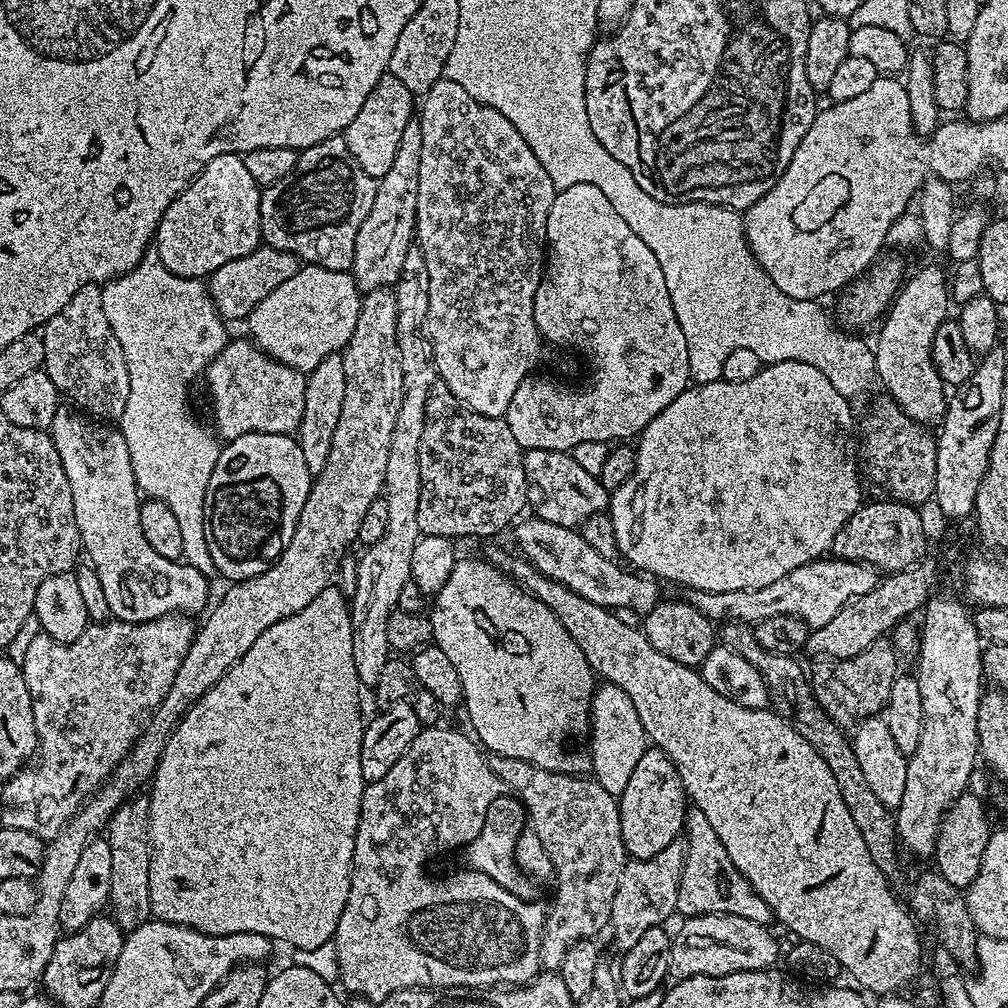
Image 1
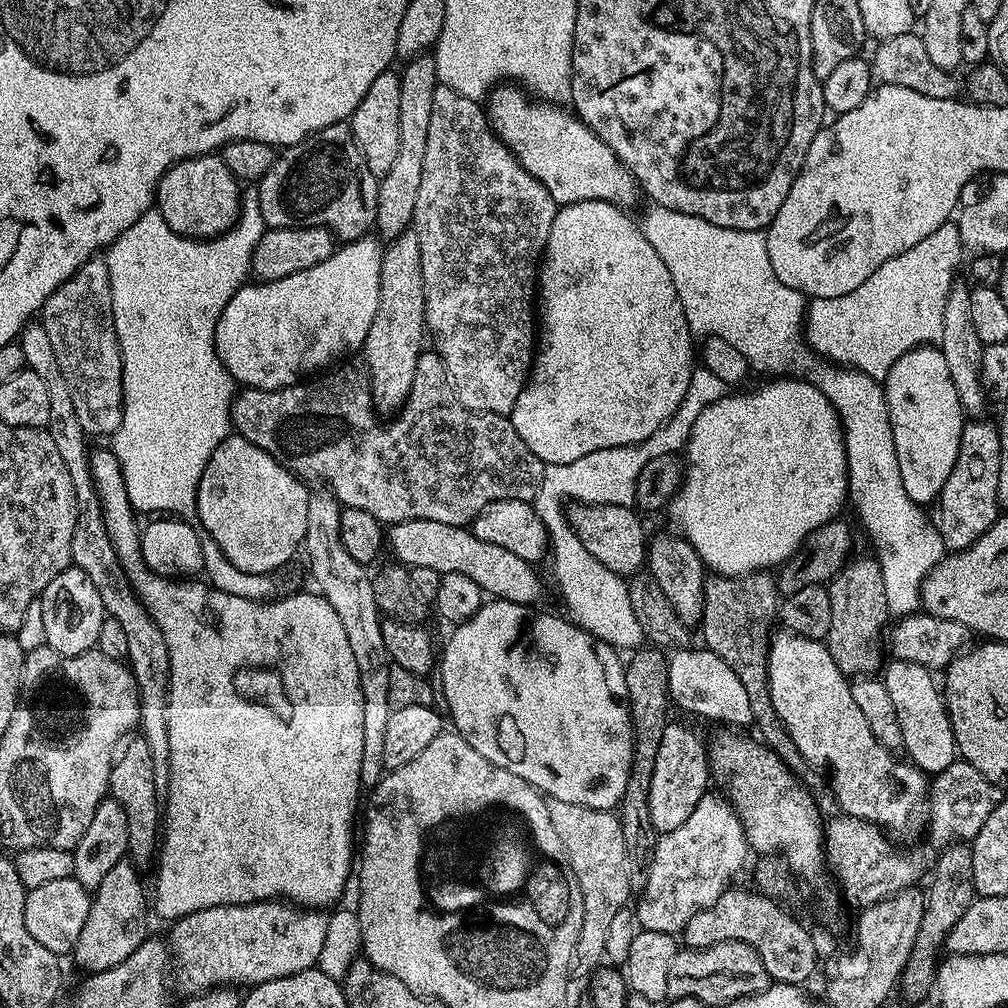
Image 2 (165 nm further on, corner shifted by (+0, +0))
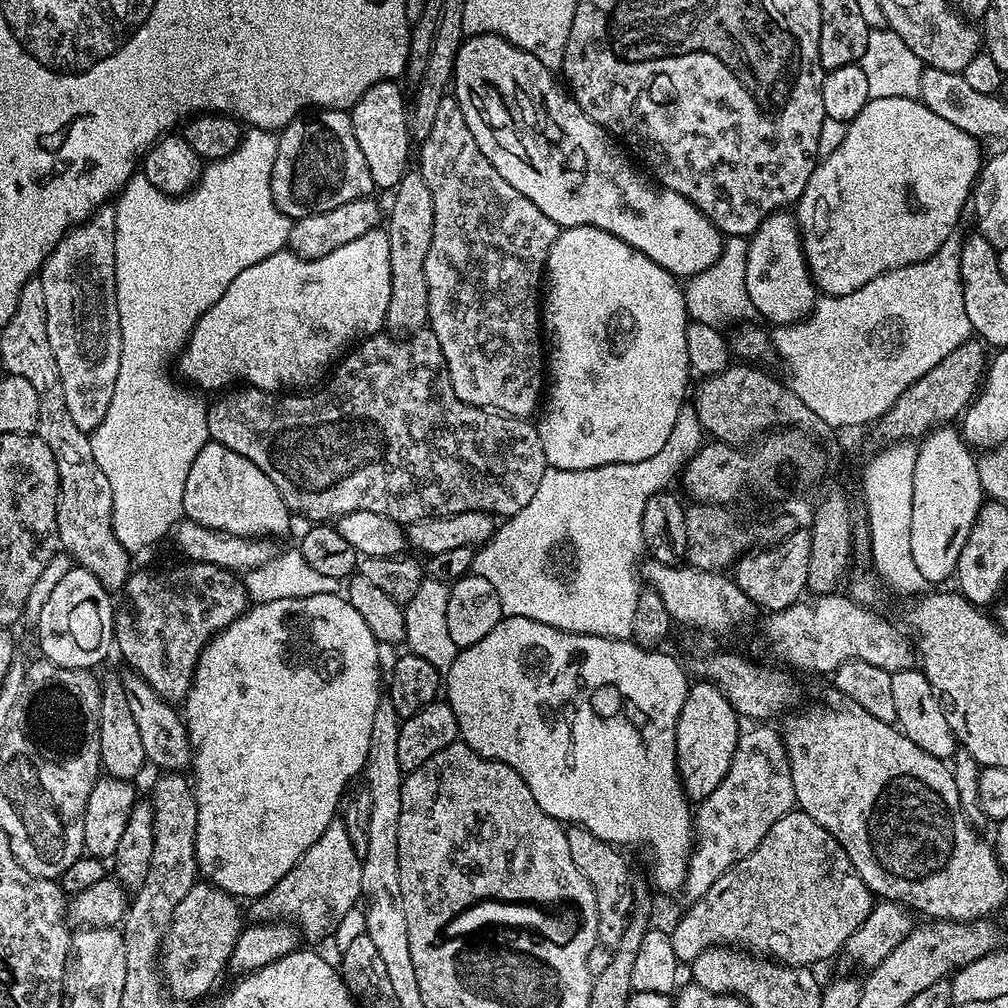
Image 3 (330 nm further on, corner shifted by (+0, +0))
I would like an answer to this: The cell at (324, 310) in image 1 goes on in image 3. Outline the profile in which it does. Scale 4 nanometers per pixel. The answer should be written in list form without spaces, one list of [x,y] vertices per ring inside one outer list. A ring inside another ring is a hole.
[[[383,227],[370,230],[370,234],[362,234],[362,238],[354,238],[354,242],[346,242],[346,246],[341,246],[340,249],[334,250],[334,254],[326,254],[326,258],[304,260],[287,250],[275,252],[270,258],[250,266],[250,270],[242,270],[242,274],[238,274],[238,278],[234,278],[234,282],[230,282],[226,294],[222,294],[222,298],[218,298],[218,302],[214,302],[214,306],[210,306],[210,310],[206,310],[206,314],[202,314],[202,318],[198,318],[194,330],[188,335],[188,343],[184,345],[179,353],[178,364],[180,360],[180,372],[189,380],[189,382],[187,381],[189,385],[197,384],[197,386],[192,386],[197,389],[205,388],[208,392],[213,391],[212,393],[217,390],[227,389],[229,386],[239,385],[241,382],[273,394],[284,394],[289,390],[315,389],[333,371],[337,361],[353,345],[369,336],[377,335],[385,327],[386,310],[390,306],[391,289],[390,242],[388,241],[388,233]]]

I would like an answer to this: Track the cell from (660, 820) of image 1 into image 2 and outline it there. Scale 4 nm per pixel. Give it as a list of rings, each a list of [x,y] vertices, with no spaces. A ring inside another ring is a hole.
[[[670,722],[662,730],[662,743],[654,758],[654,774],[650,777],[648,806],[650,822],[657,833],[678,830],[686,818],[690,818],[694,806],[709,791],[708,744],[692,728]]]

